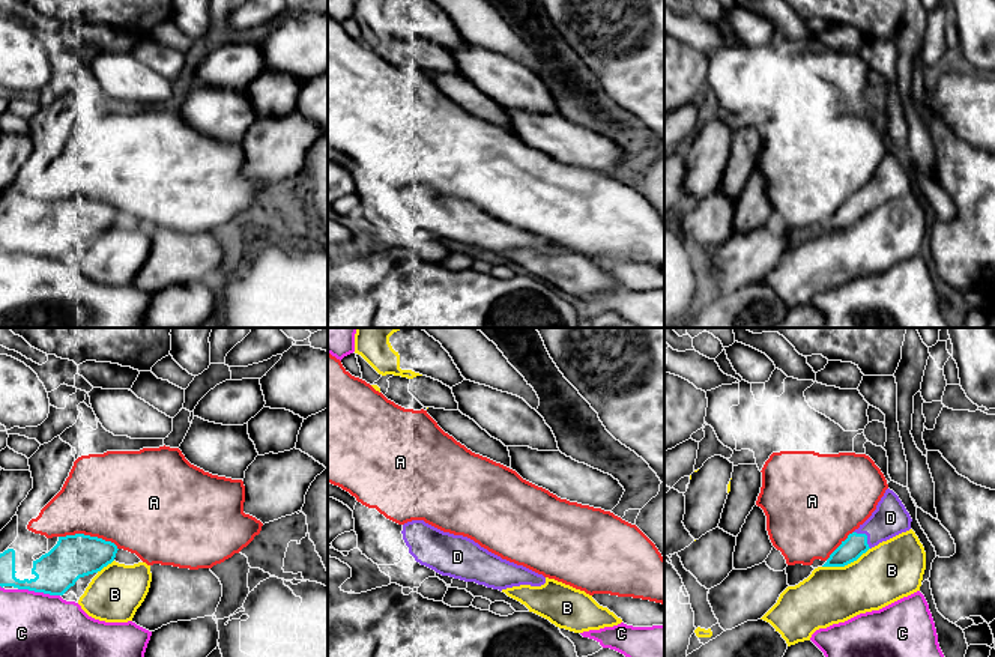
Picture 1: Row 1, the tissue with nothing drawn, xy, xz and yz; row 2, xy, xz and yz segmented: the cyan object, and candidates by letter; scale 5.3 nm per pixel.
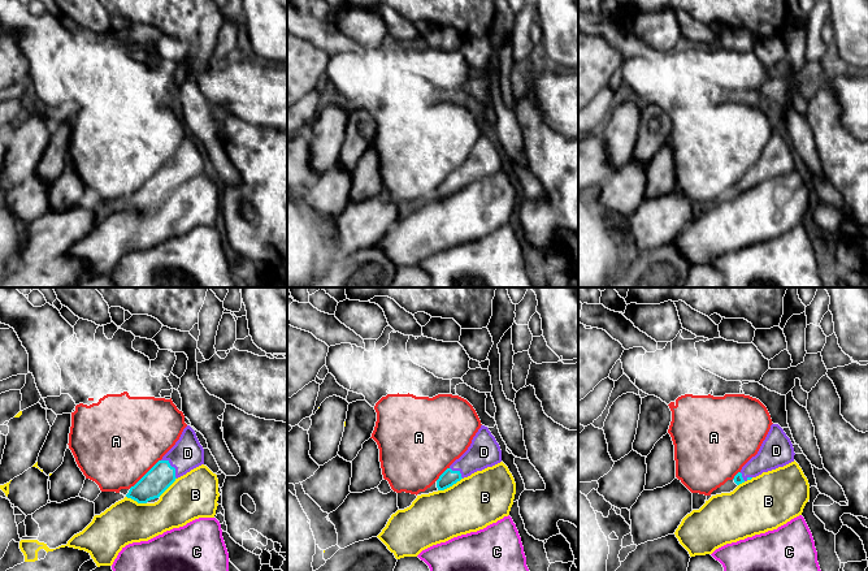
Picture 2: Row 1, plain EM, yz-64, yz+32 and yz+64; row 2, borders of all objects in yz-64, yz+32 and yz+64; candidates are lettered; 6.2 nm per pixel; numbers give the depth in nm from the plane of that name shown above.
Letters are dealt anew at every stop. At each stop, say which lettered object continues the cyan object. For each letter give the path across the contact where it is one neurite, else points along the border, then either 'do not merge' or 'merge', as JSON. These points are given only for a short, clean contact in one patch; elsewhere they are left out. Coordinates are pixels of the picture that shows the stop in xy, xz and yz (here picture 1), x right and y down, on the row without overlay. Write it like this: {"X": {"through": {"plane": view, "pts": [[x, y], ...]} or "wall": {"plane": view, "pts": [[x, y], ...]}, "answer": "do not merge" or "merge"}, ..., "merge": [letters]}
{"A": {"answer": "do not merge"}, "B": {"answer": "do not merge"}, "C": {"answer": "do not merge"}, "D": {"through": {"plane": "yz", "pts": [[855, 208], [866, 199], [890, 181]]}, "answer": "merge"}, "merge": ["D"]}

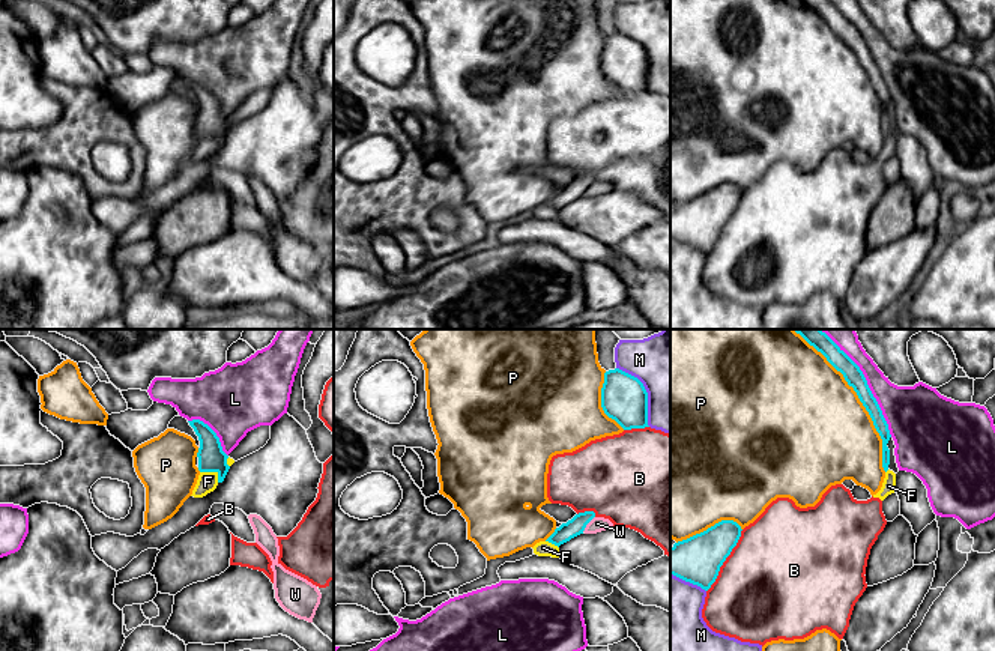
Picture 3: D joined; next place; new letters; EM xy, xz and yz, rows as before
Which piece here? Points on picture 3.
{"B": {"answer": "do not merge"}, "F": {"wall": {"plane": "xy", "pts": [[200, 134], [214, 134], [218, 145]]}, "answer": "do not merge"}, "L": {"answer": "do not merge"}, "M": {"answer": "do not merge"}, "P": {"answer": "do not merge"}, "W": {"answer": "do not merge"}, "merge": []}

